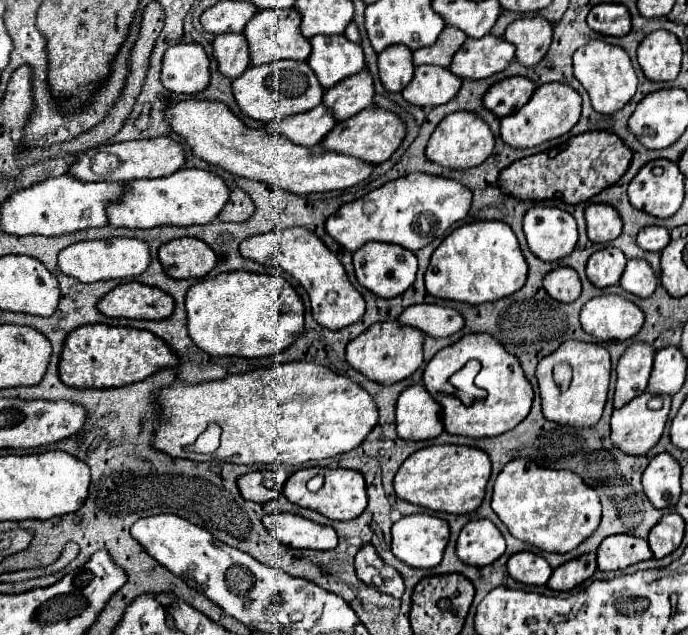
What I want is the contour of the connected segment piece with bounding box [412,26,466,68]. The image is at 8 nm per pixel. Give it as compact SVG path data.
M446 26L446 28L440 32L436 44L414 52L412 62L414 62L414 66L420 66L420 64L434 64L434 66L448 68L450 62L452 62L452 56L454 56L456 50L464 44L464 40L466 40L464 32L460 32L458 28Z

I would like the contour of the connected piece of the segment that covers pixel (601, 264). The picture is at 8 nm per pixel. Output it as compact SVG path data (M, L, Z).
M604 248L594 252L586 264L586 276L596 288L614 286L626 268L626 258L618 248Z

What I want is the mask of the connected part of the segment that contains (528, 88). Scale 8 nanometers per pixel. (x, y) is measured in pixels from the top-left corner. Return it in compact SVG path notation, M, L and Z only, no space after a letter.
M522 76L502 80L484 94L484 98L482 98L484 108L490 110L498 118L508 116L508 114L516 112L518 108L522 108L524 102L530 100L534 88L536 88L536 84L532 84L530 80L524 80Z

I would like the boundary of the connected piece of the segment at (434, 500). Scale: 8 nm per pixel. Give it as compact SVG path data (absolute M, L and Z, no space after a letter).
M426 446L404 460L394 476L396 498L434 512L474 512L486 492L490 478L490 458L470 446Z

